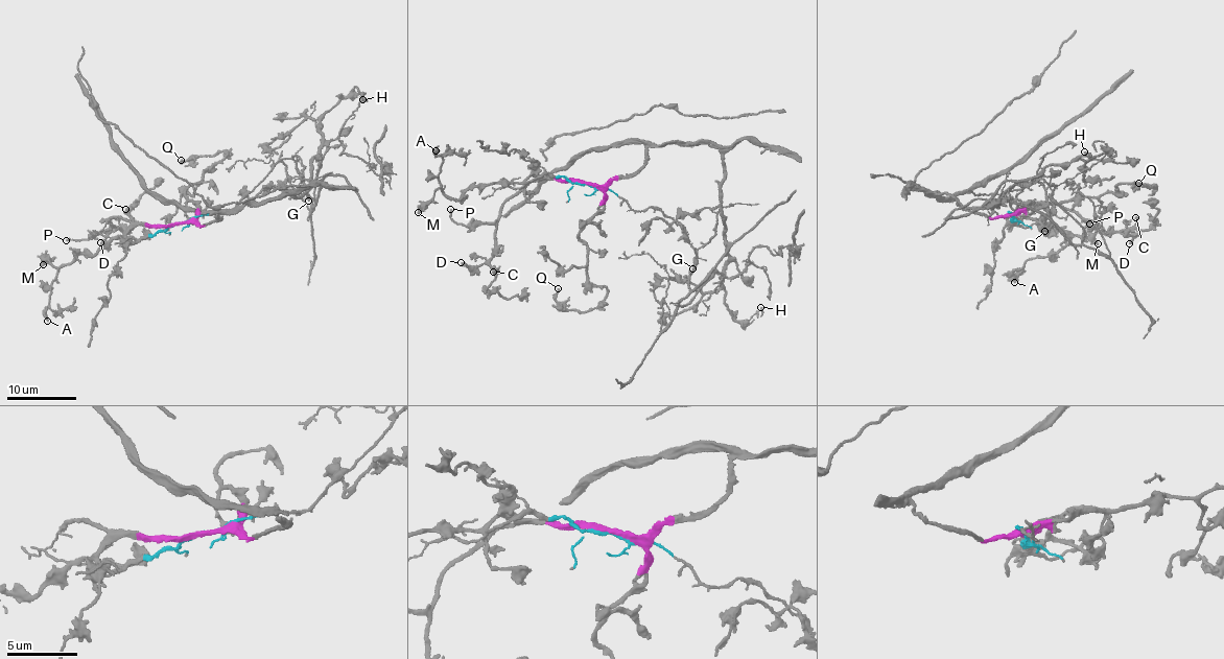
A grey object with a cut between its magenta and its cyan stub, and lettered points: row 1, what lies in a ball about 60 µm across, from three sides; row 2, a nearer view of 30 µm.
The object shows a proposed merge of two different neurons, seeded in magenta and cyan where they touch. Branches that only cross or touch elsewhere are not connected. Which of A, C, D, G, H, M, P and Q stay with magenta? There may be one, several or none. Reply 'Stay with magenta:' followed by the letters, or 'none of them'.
Stay with magenta: A, C, D, H, M, P, Q

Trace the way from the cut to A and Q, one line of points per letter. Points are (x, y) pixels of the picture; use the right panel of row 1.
A: (1010, 215), (1025, 208), (1044, 233), (1057, 229), (1070, 241), (1055, 252), (1029, 259), (1015, 283)
Q: (1010, 215), (1081, 195), (1100, 197), (1128, 183), (1154, 185), (1137, 182)

